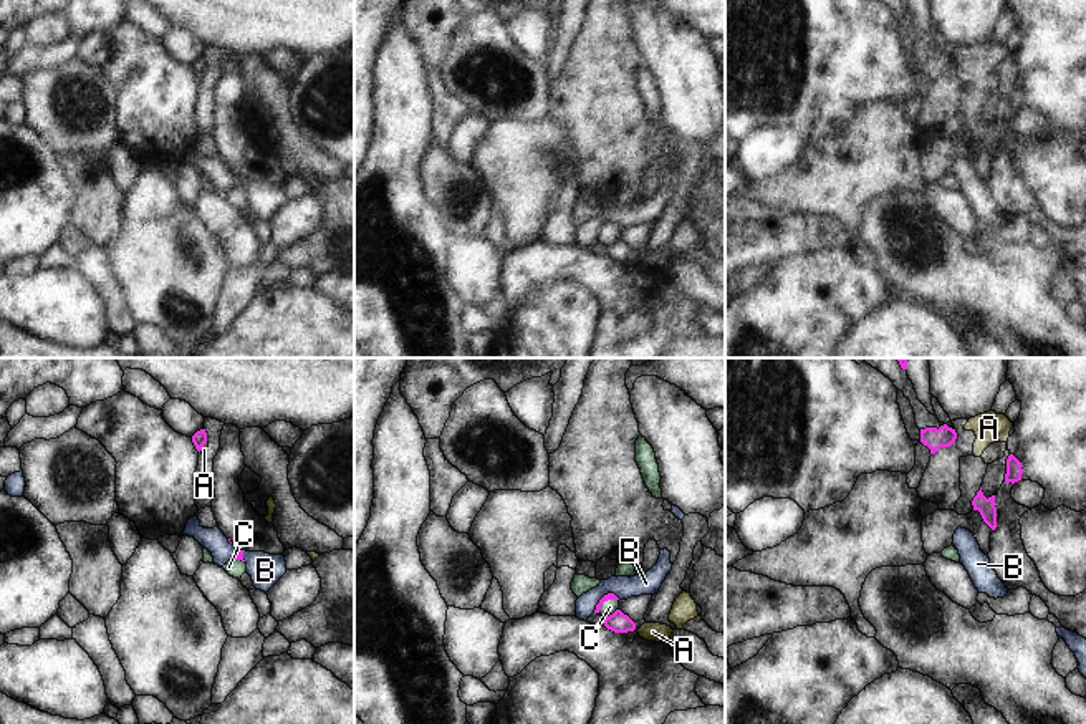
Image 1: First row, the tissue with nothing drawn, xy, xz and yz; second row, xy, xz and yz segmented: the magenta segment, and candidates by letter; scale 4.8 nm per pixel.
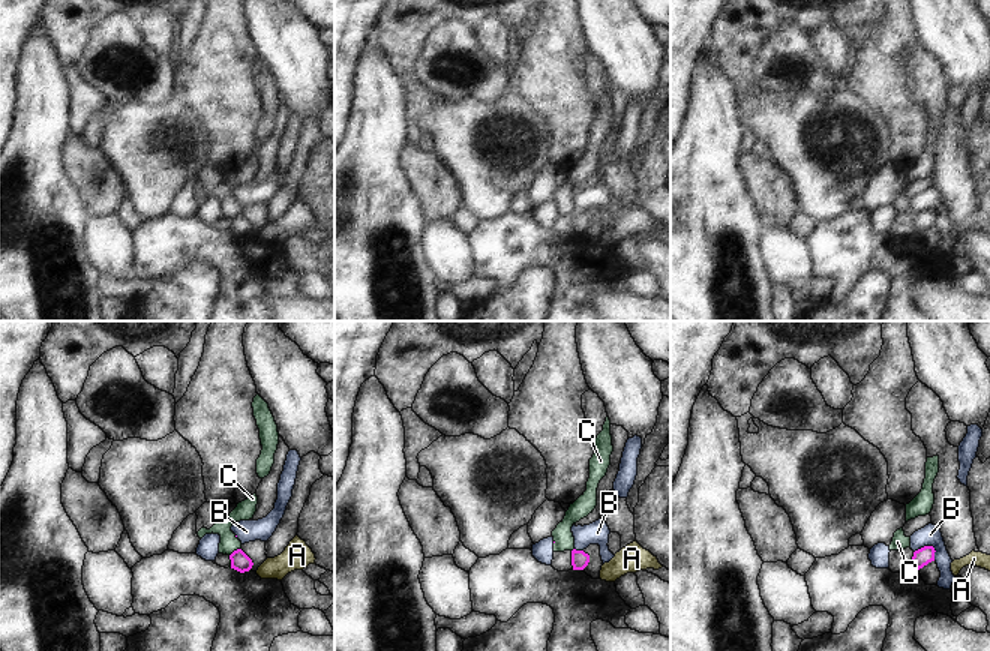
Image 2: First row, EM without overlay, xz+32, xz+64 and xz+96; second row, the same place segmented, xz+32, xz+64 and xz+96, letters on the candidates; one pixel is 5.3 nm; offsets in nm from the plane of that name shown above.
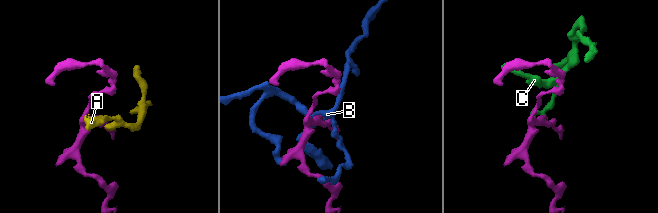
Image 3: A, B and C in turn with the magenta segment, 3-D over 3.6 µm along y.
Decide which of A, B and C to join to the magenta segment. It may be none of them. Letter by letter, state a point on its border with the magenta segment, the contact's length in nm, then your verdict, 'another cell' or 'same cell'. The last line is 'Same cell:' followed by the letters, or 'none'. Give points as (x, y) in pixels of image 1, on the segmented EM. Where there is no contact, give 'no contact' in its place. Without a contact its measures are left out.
A: xy (202, 446) | 50 nm | another cell
B: xz (603, 597) | 150 nm | another cell
C: xz (613, 613) | 80 nm | same cell
Same cell: C

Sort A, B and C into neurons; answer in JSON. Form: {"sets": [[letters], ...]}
{"sets": [["A"], ["B"], ["C"]]}

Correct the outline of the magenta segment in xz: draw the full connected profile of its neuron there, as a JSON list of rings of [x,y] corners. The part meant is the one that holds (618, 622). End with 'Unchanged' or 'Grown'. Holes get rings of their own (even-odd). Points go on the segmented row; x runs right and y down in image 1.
[[[614,593],[604,595],[596,605],[594,613],[604,618],[604,626],[614,633],[636,630],[636,623],[619,610],[619,598]]]. Grown

